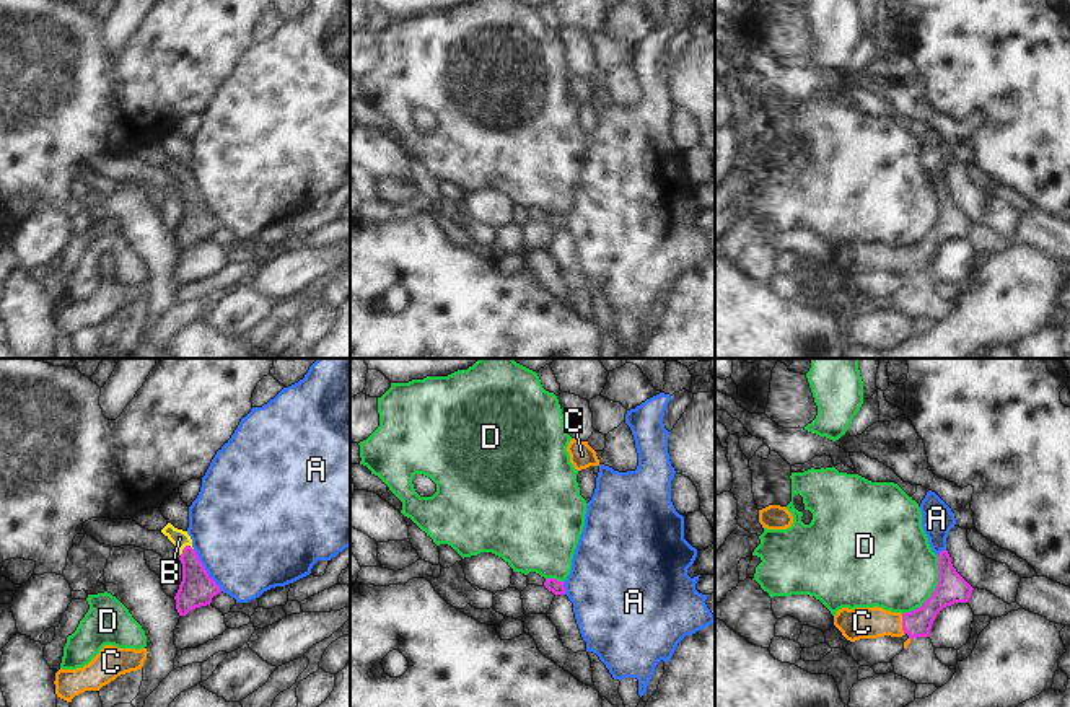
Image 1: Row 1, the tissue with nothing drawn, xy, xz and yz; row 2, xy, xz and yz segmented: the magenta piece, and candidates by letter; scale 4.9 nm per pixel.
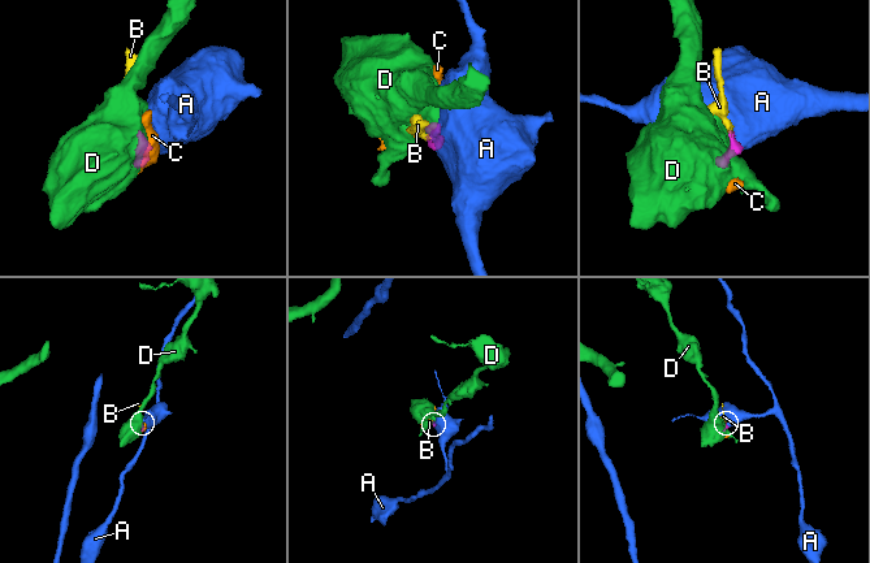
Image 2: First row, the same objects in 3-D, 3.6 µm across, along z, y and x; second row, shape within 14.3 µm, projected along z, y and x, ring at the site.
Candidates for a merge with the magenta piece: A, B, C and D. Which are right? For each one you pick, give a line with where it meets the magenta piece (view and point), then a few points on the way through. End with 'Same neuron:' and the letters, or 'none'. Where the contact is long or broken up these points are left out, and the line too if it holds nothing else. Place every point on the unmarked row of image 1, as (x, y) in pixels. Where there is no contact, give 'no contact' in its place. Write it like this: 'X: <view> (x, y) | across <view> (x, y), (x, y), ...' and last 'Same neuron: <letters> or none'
B: xy (184, 183) | across xy (197, 223), (184, 183), (179, 173)
C: yz (903, 259) | across yz (917, 258), (903, 259), (862, 258)
Same neuron: B, C

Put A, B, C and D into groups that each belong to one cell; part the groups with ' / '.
A / B C / D

